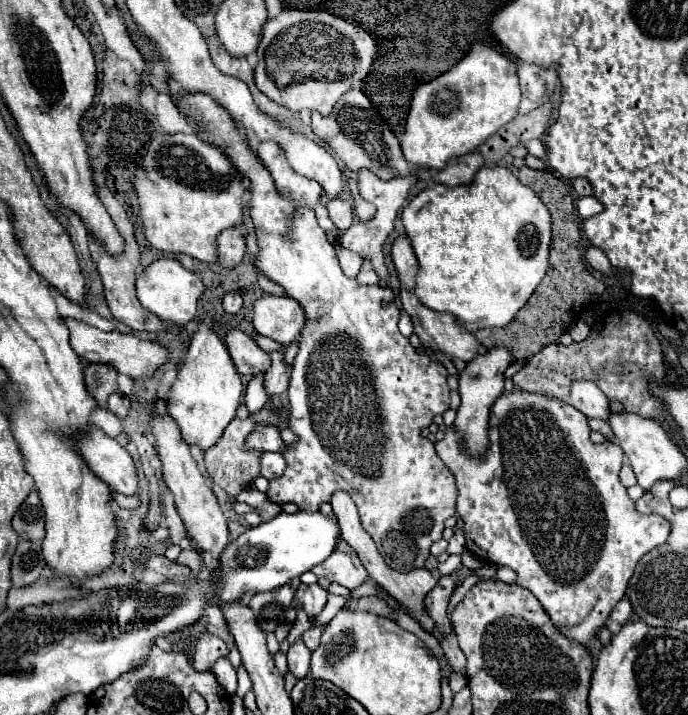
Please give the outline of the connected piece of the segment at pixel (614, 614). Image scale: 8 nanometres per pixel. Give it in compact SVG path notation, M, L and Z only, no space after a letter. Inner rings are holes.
M624 597L620 599L614 609L610 611L610 619L612 621L618 621L618 623L626 623L630 619L630 613L632 613L632 607L630 607L630 601Z

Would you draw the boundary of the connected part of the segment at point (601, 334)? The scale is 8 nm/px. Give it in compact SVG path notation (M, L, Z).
M630 311L611 313L605 320L596 322L590 334L582 343L572 343L568 347L556 343L546 345L530 363L514 375L514 385L524 391L534 391L558 399L566 399L570 393L570 383L574 379L596 381L608 399L616 399L624 405L624 411L638 413L644 417L658 417L662 413L662 403L648 391L644 381L666 379L666 367L662 363L660 341L656 339L648 321Z

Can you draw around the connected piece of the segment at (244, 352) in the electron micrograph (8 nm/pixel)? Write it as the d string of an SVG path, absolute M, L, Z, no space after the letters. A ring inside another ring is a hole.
M228 329L224 337L224 345L228 349L228 355L242 375L256 375L258 371L266 371L270 367L270 357L266 351L262 351L256 341L252 341L248 335L244 335L238 329Z

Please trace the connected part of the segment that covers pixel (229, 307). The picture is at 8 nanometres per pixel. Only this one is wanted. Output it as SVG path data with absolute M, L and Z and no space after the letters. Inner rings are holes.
M228 293L222 299L222 307L226 313L238 313L242 309L242 295L240 293Z

